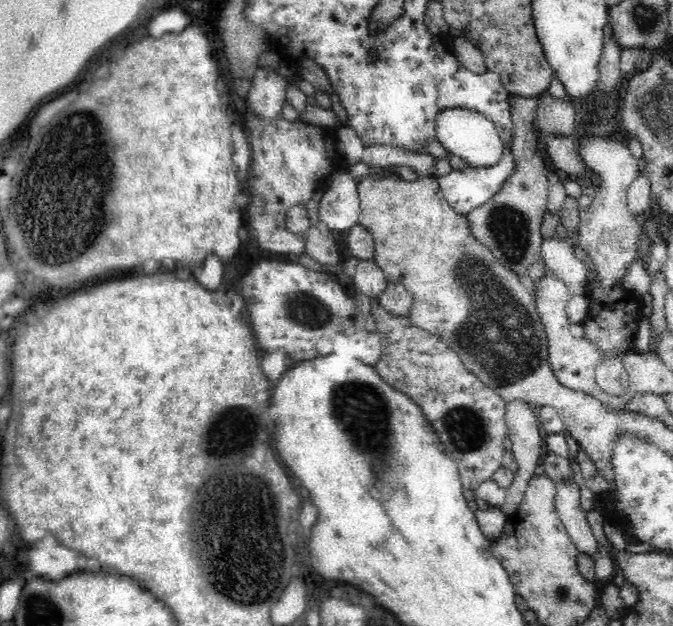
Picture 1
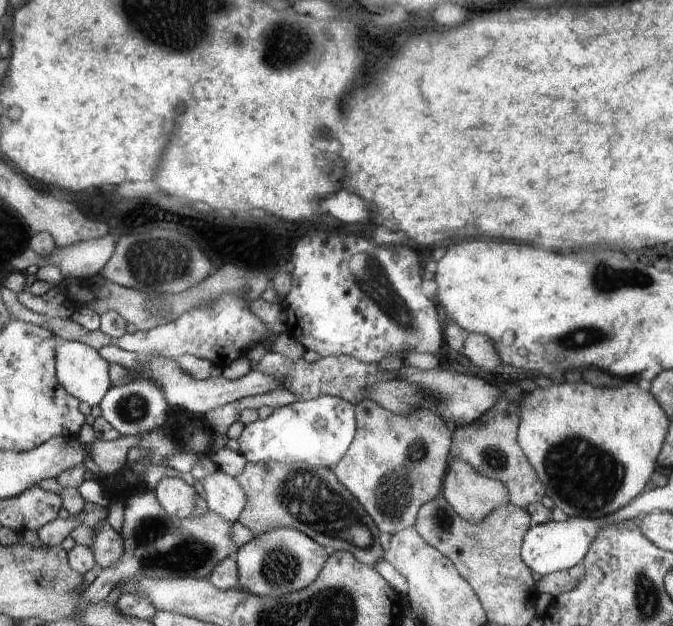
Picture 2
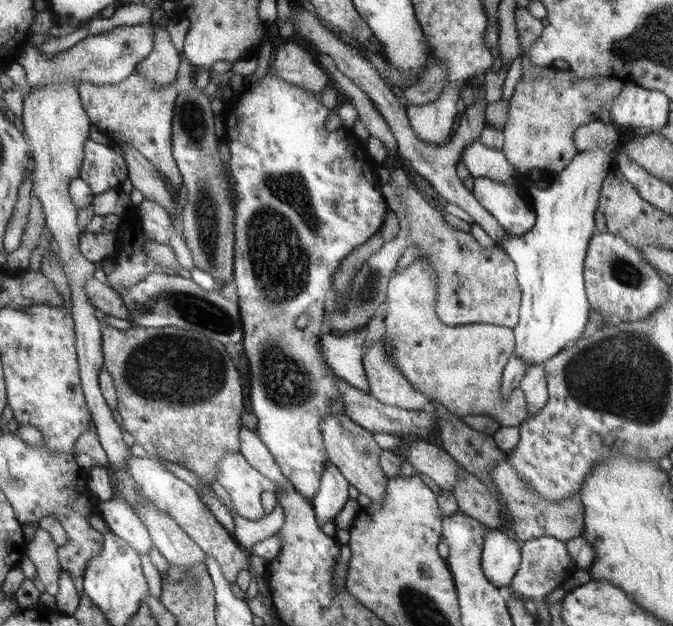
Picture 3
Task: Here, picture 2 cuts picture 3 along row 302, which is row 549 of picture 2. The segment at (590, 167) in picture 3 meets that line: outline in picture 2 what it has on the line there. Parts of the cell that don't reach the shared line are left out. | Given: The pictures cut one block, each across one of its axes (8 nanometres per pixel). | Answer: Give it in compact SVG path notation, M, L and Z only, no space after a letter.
M567 518L563 522L545 522L531 526L521 544L521 562L527 566L529 572L535 572L539 576L569 570L583 562L583 556L589 550L589 544L597 536L603 522L599 520L587 520L587 518Z

